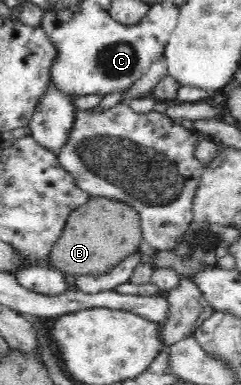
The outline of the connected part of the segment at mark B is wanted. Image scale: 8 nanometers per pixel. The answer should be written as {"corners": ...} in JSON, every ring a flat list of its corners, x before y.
{"corners":[[91,196,91,200,69,214,61,236,48,256,48,266,64,275,107,274,121,260,139,252,142,239,140,214,124,202]]}

